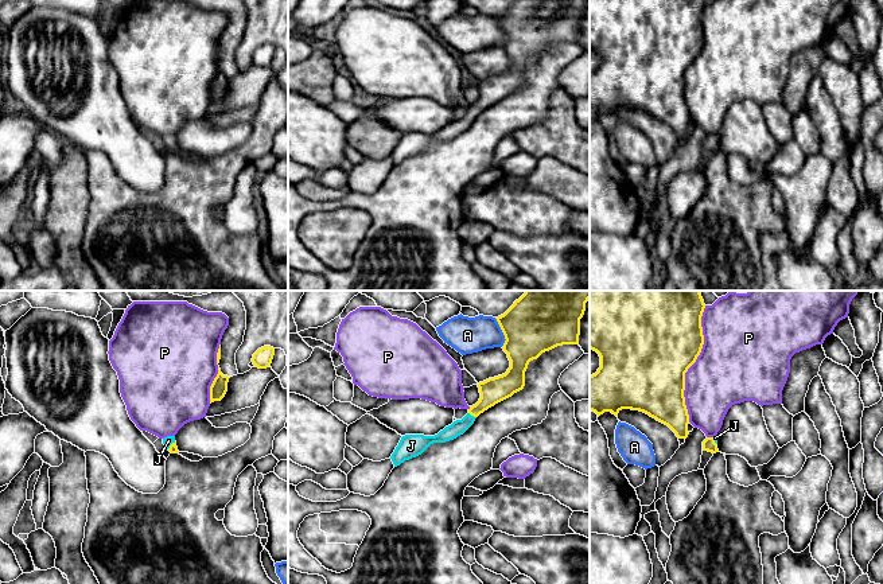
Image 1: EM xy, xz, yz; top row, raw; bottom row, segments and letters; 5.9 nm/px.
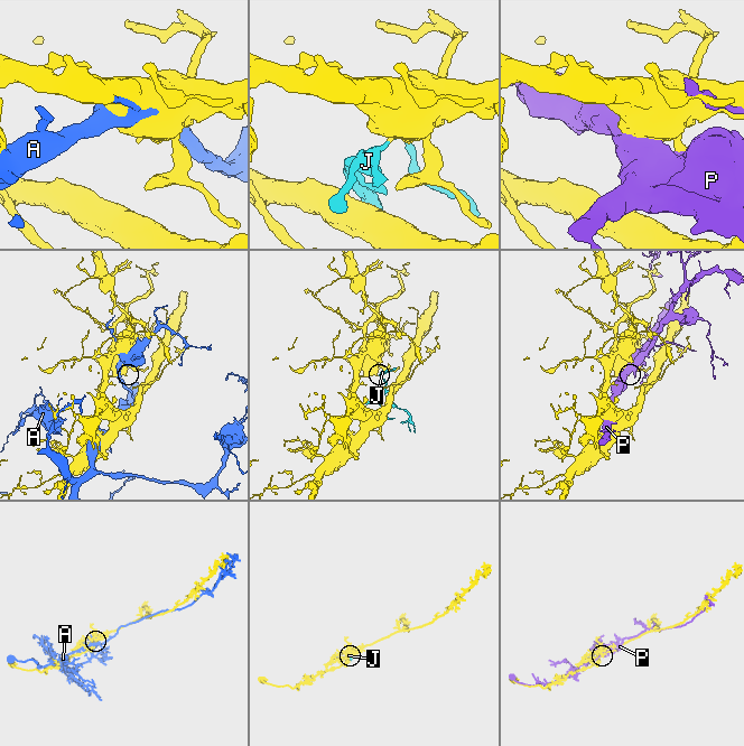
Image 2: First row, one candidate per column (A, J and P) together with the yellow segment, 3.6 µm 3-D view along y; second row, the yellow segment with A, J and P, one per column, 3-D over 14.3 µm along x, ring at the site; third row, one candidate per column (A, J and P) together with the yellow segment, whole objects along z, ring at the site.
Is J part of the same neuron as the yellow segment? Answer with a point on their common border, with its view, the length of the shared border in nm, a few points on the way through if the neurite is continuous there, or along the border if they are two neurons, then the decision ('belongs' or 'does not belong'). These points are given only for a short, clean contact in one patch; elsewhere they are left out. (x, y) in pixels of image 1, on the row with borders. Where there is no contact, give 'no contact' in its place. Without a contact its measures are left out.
xz (473, 415) | 60 nm | across xz (493, 390), (473, 415), (459, 427) | belongs

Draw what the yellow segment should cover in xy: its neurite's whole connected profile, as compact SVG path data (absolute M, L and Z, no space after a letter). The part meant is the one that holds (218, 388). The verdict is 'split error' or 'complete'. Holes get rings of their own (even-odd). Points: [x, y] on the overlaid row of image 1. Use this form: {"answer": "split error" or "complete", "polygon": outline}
{"answer": "complete", "polygon": "M218 366L218 374L217 377L214 378L211 386L210 386L210 404L214 402L214 401L221 401L226 392L227 392L227 382L229 382L229 378L227 375L223 375L221 373L221 369Z"}

